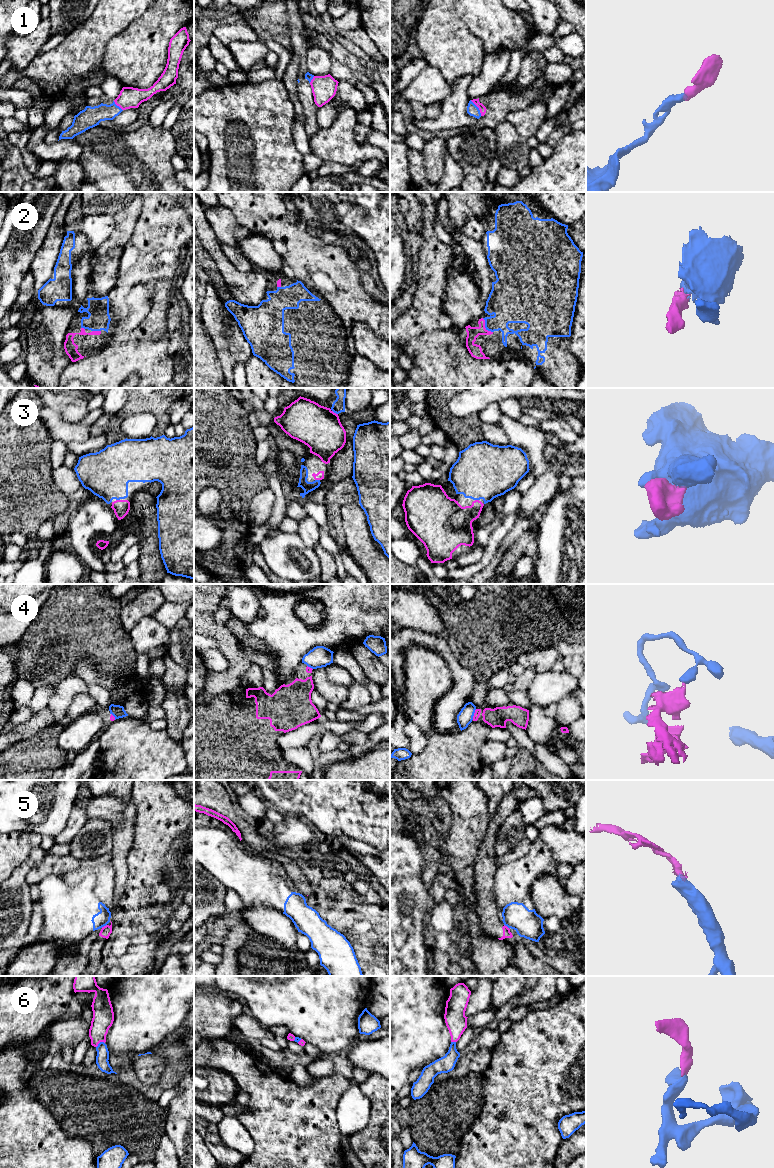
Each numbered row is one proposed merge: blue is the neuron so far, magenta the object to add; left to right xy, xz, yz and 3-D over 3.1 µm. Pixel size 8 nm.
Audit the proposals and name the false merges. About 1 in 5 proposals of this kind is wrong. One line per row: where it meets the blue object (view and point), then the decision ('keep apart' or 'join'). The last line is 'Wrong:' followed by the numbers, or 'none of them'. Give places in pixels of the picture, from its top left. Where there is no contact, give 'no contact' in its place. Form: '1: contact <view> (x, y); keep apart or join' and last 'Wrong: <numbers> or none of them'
1: contact yz (478, 108); join
2: contact yz (485, 326); join
3: contact xz (334, 412); join
4: contact yz (473, 714); join
5: contact xy (103, 926); keep apart
6: contact xy (99, 1043); join
Wrong: 5

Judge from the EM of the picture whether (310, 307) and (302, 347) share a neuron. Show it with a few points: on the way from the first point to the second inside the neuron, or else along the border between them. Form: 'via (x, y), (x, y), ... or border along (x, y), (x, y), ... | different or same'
via (302, 317), (302, 337) | same

